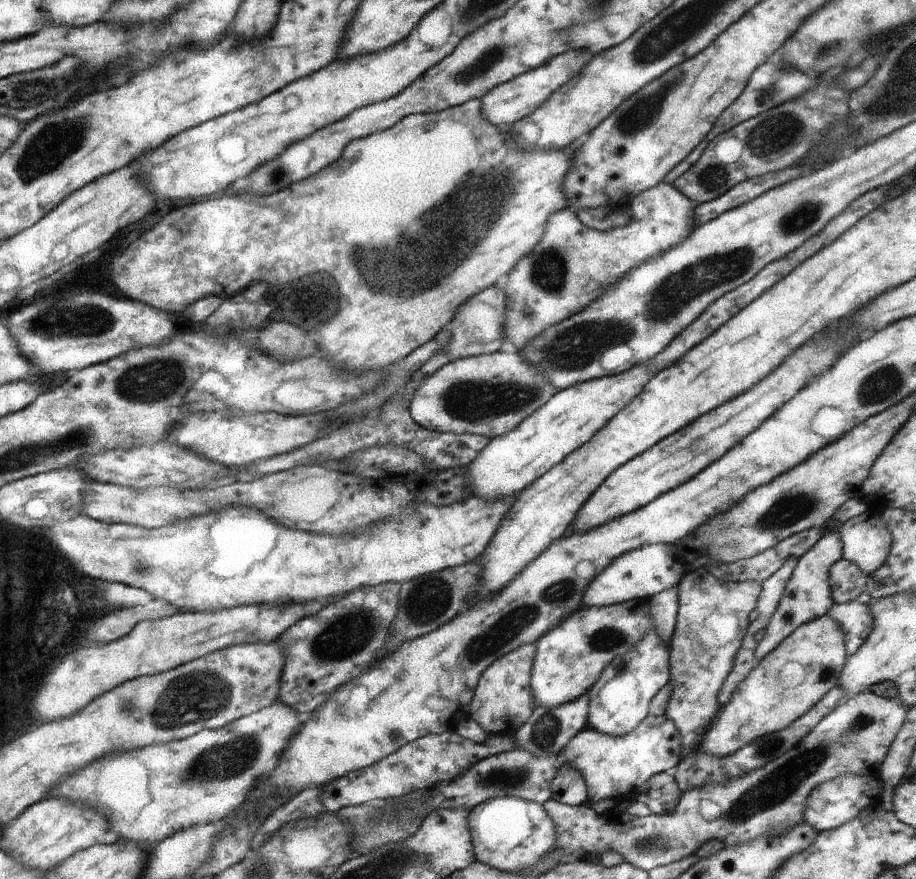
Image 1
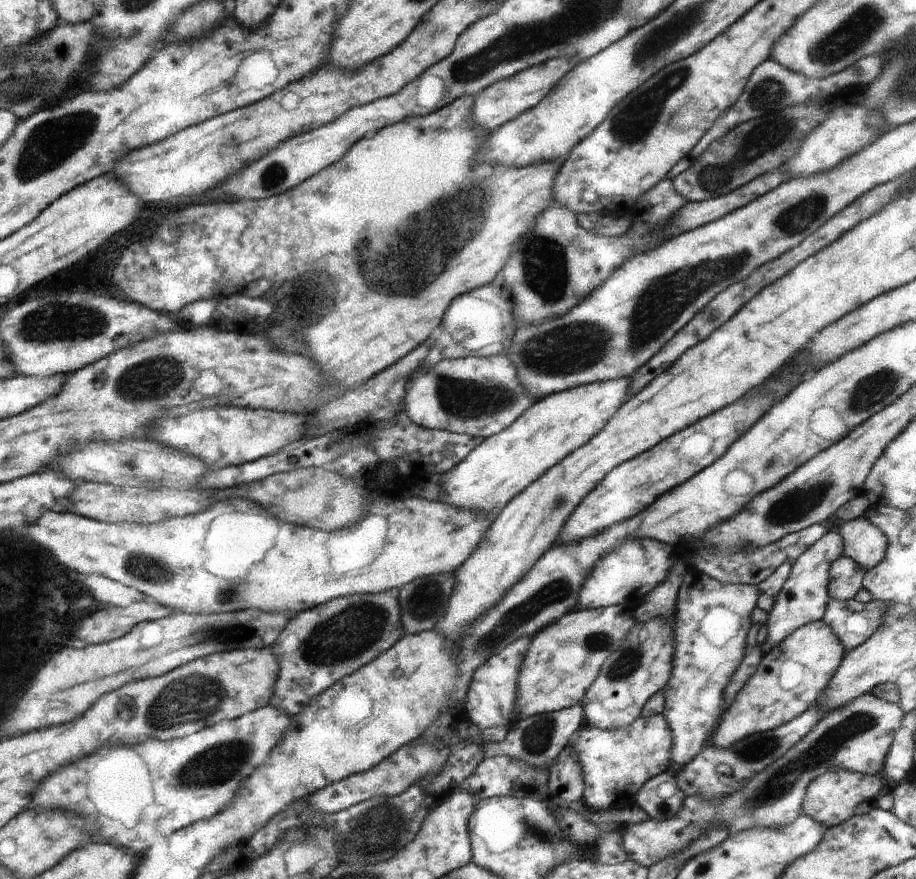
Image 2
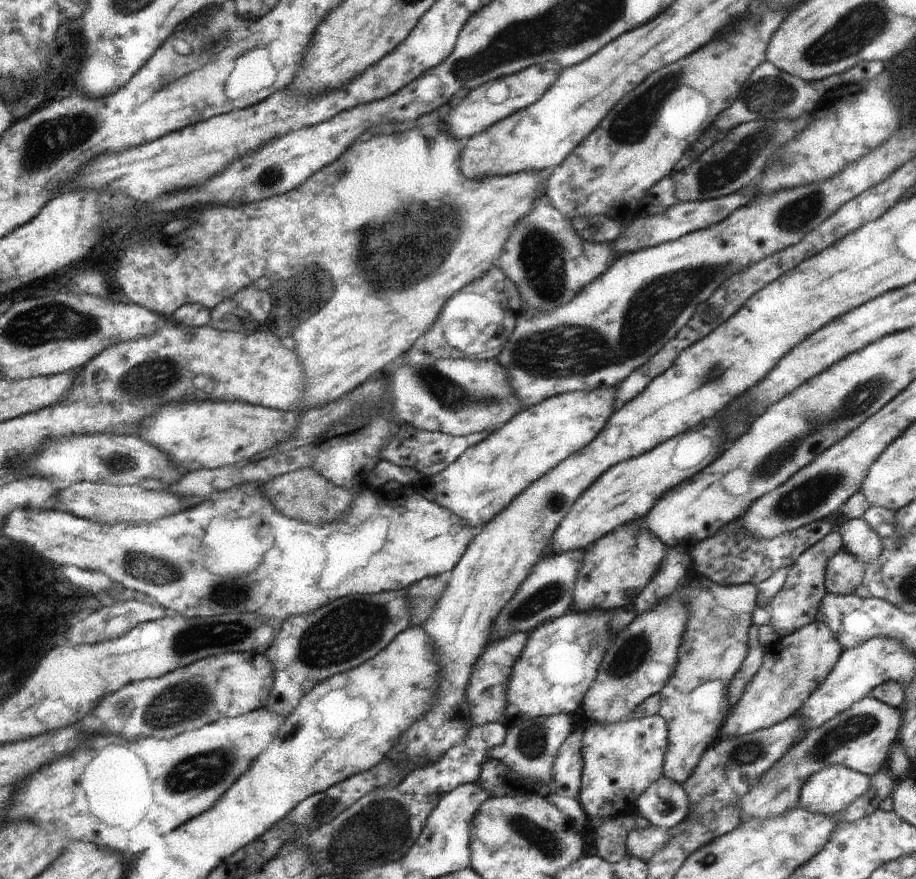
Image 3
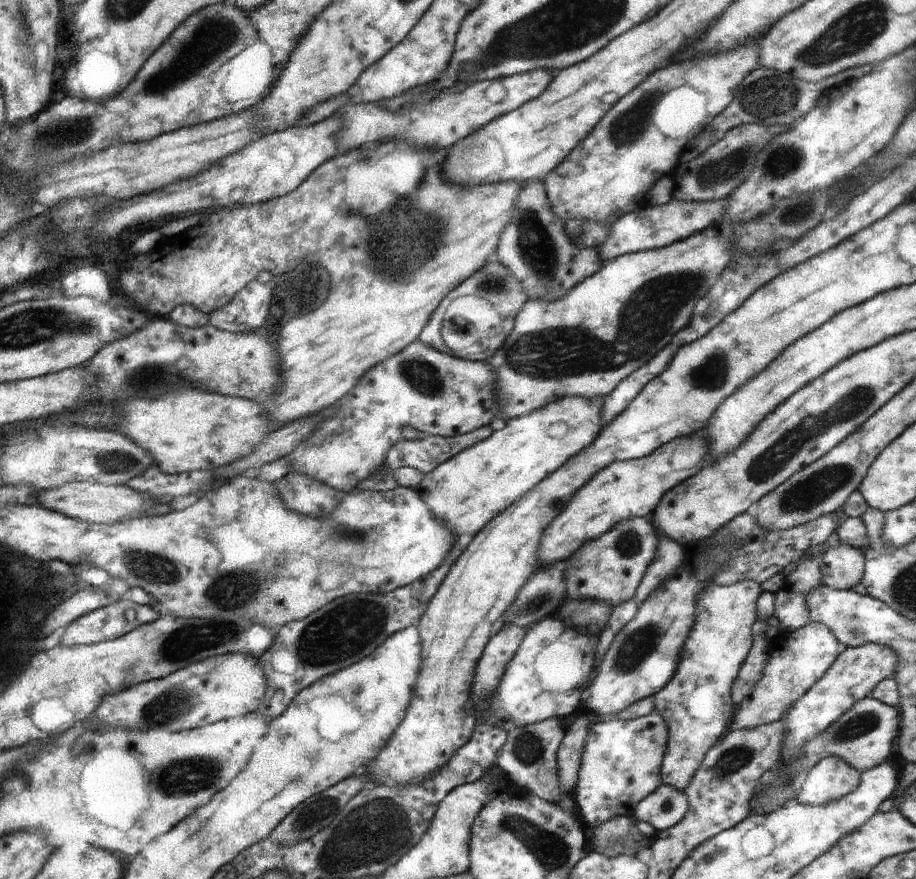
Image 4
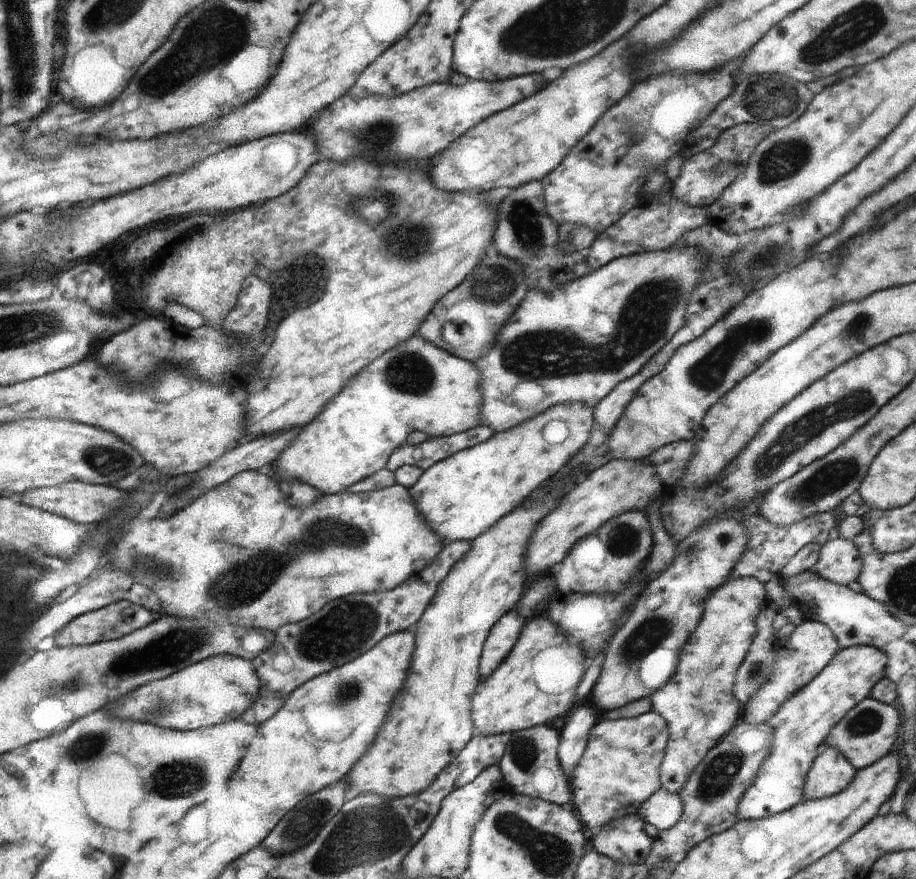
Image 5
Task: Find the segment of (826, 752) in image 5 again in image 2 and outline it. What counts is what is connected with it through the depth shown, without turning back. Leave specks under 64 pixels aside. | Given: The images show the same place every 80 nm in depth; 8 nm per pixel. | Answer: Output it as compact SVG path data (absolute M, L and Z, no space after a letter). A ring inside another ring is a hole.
M828 770L812 780L806 788L802 802L803 814L818 820L826 827L837 826L849 820L861 803L875 801L885 790L886 783L881 775L864 775L848 770Z

